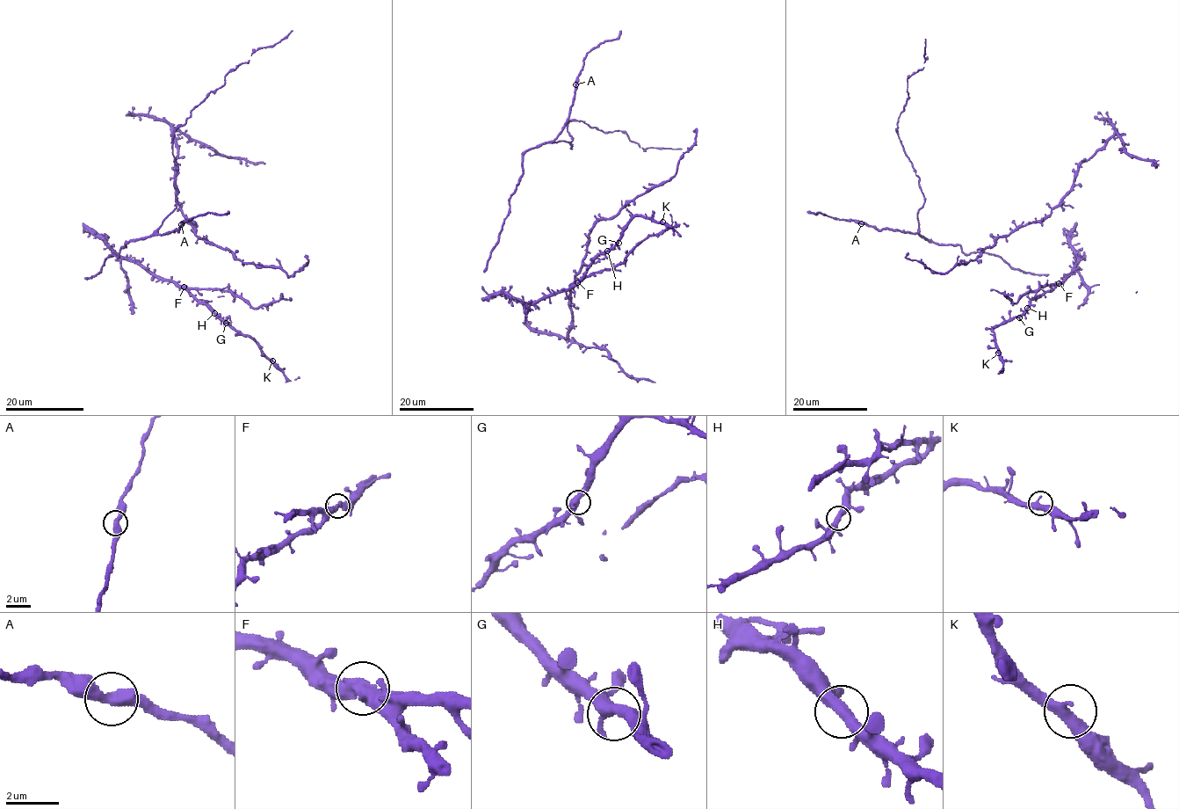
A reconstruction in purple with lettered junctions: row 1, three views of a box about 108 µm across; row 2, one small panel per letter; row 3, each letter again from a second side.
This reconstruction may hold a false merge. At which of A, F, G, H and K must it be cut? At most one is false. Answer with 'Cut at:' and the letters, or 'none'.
Cut at: none

